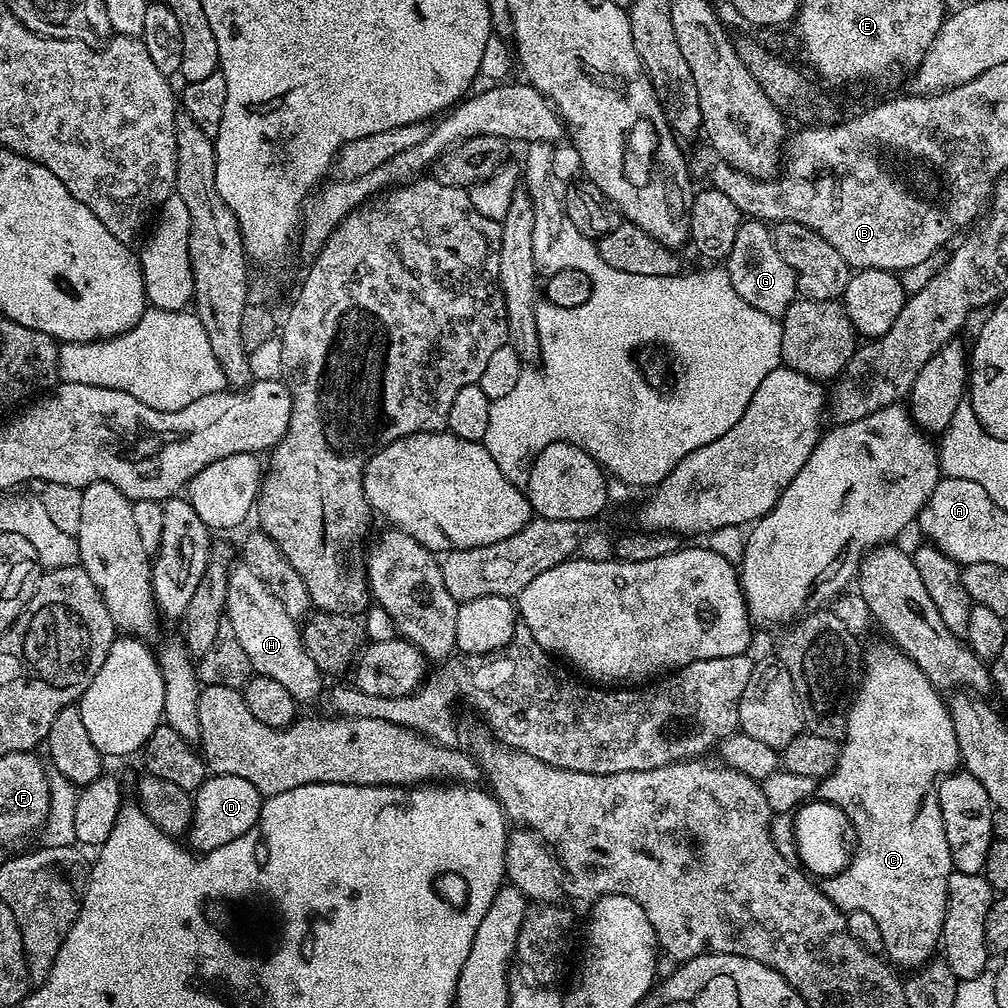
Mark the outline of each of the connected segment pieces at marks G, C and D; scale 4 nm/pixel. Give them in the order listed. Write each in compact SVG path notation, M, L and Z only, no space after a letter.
M748 218L741 223L738 238L734 238L734 250L730 250L726 267L736 293L746 302L750 302L750 306L762 310L767 316L783 318L788 313L788 307L790 307L792 301L797 299L796 272L777 250L776 244L772 241L772 228L765 221Z
M889 642L889 644L882 645L881 648L870 649L868 660L862 672L862 679L858 684L858 691L855 693L855 696L857 695L856 701L853 702L852 709L848 712L848 725L844 728L844 745L842 743L839 745L836 763L832 771L823 777L818 784L819 799L836 804L852 820L852 825L855 828L855 847L847 866L836 876L825 879L822 887L826 898L830 898L830 902L836 905L837 908L848 914L865 912L880 927L880 932L884 935L885 950L883 949L883 951L893 965L899 966L901 969L904 967L908 968L907 970L917 970L924 967L929 960L937 955L944 934L944 919L948 909L948 877L952 875L954 869L952 867L950 842L946 834L942 810L940 809L938 781L957 771L958 765L961 763L960 746L956 737L954 722L952 721L952 710L949 701L944 701L940 697L943 696L941 689L932 685L931 678L916 665L916 661L907 652L901 650L895 643Z
M234 774L209 775L203 786L194 793L192 823L186 832L186 836L192 839L191 847L203 854L210 849L224 846L226 842L234 842L234 838L246 834L246 830L255 826L264 802L265 797L258 786L254 786L254 782L246 778Z

